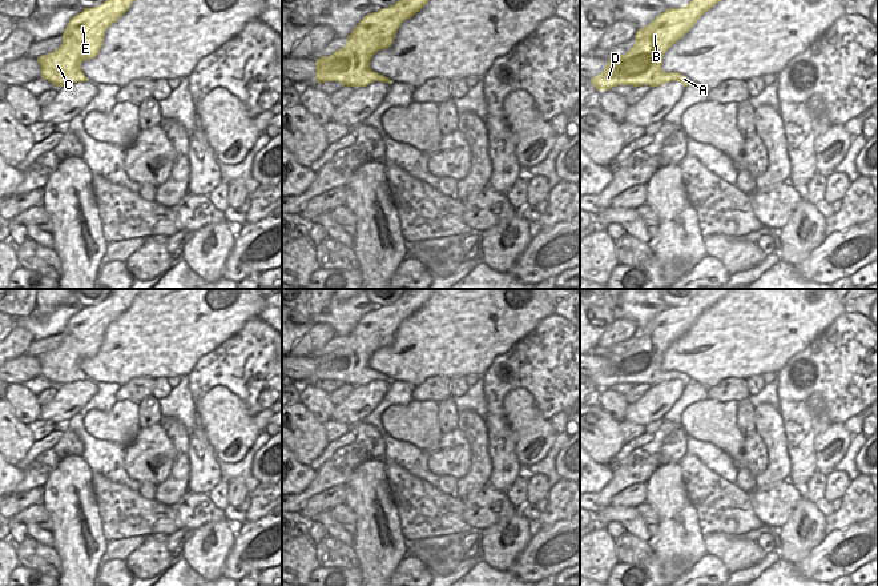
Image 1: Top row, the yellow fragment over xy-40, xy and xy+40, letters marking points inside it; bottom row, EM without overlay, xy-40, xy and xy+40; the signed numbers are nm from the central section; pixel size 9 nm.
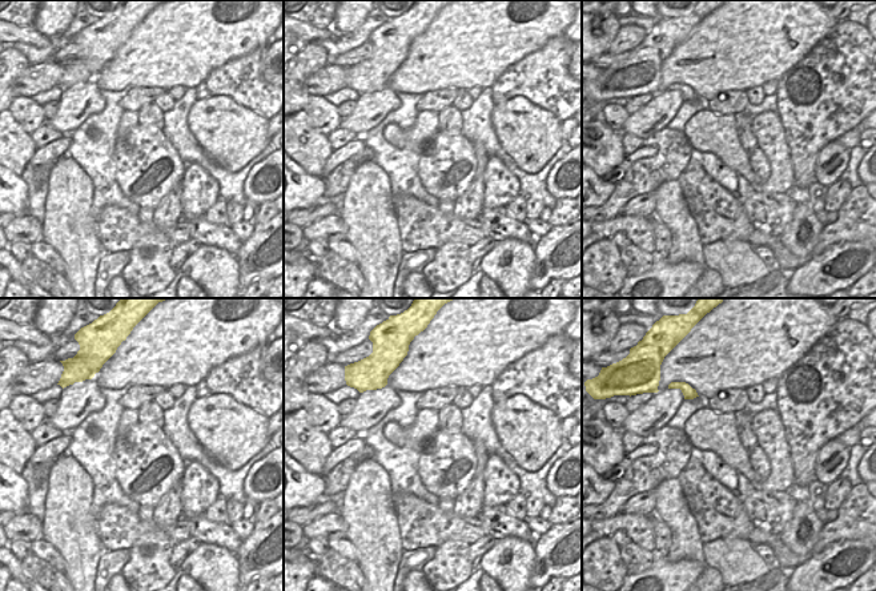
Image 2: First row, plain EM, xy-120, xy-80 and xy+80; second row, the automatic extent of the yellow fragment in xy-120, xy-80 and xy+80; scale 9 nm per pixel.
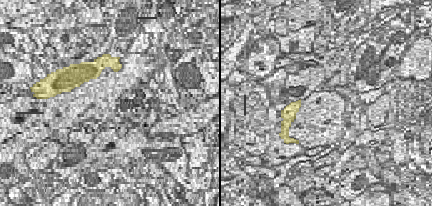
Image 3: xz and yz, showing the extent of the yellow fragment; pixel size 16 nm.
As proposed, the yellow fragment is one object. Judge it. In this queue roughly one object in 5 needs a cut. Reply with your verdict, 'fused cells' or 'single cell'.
single cell

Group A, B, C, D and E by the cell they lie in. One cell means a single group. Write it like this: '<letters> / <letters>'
A B C D E

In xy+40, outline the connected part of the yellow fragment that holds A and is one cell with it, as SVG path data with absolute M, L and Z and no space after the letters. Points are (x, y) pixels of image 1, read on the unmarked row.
M698 289L693 298L682 306L669 306L651 322L639 328L633 345L620 354L608 358L605 368L591 377L599 389L609 389L617 384L658 385L680 380L684 385L690 378L678 370L661 368L665 350L694 324L694 321L729 289Z

